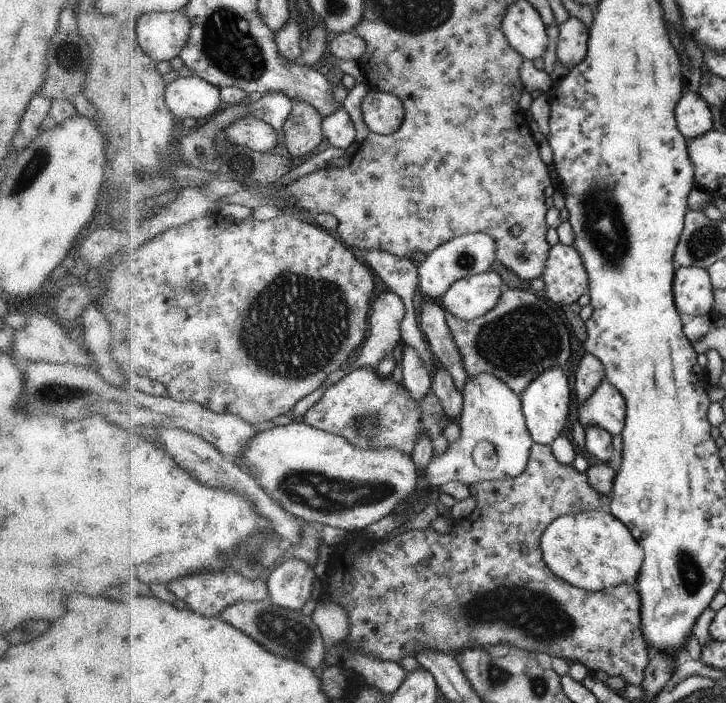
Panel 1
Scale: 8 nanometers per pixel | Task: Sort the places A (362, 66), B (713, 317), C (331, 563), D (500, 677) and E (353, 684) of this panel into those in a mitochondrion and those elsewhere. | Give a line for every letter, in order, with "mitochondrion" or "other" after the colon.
A: other
B: other
C: other
D: mitochondrion
E: other

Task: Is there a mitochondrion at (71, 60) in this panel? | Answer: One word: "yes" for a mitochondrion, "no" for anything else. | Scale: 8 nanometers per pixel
yes

